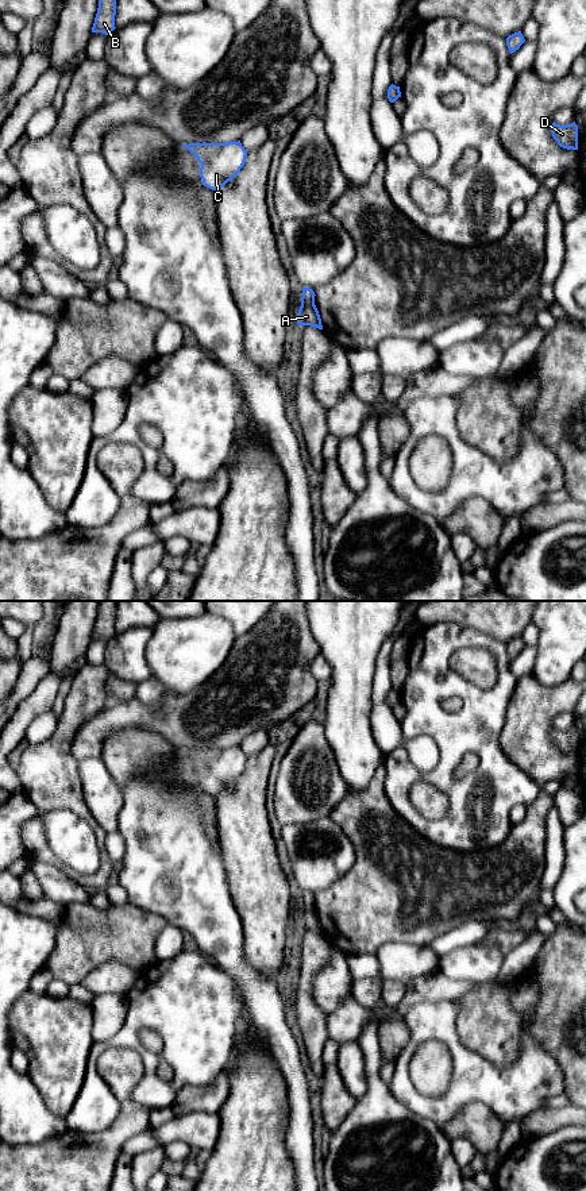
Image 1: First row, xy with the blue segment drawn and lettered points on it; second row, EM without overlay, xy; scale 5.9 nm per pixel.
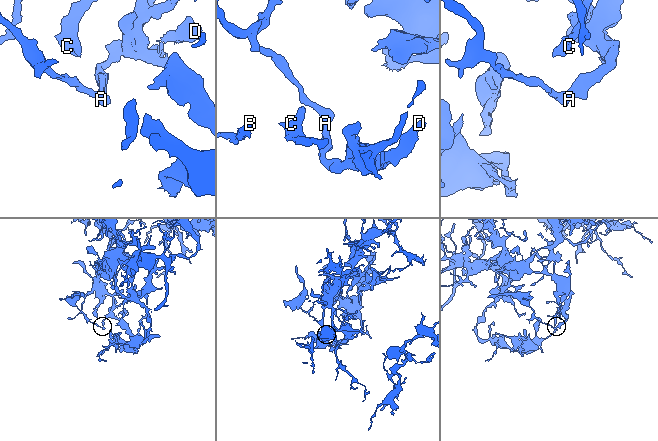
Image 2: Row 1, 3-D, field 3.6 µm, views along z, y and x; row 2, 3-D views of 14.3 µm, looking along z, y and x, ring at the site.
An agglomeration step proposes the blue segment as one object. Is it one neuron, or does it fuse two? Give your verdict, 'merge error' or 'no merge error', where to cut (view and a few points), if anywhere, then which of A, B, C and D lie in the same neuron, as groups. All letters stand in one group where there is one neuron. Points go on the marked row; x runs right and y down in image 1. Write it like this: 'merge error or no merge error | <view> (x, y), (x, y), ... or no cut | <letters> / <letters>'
merge error | xy (301, 303), (313, 304) | A / B C D

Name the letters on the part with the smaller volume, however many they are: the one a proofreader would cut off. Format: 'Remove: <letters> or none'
Remove: A

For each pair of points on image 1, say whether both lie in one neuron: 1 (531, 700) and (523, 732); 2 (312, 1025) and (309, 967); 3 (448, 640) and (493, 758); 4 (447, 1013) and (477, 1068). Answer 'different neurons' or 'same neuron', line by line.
1: same neuron
2: same neuron
3: same neuron
4: same neuron

